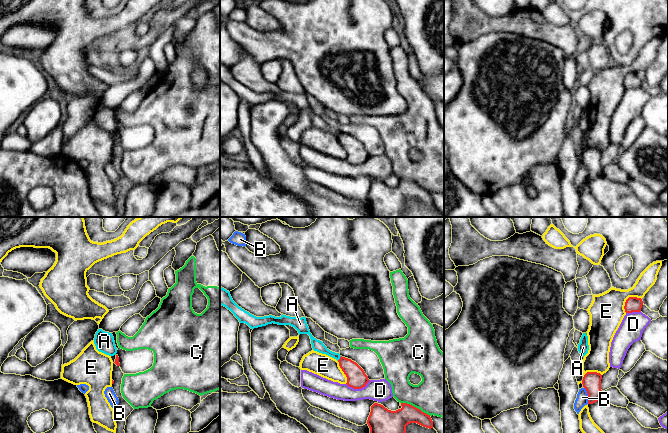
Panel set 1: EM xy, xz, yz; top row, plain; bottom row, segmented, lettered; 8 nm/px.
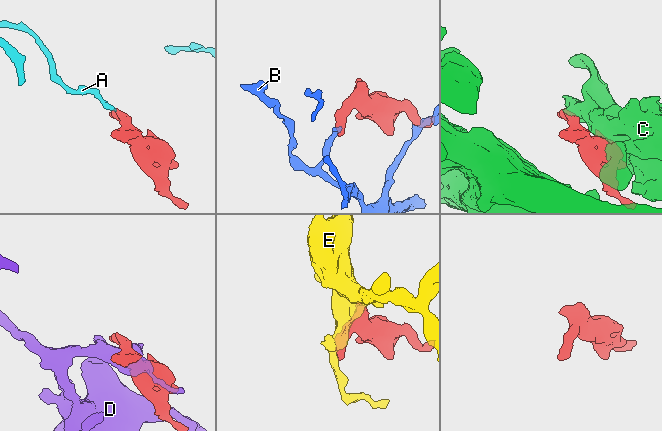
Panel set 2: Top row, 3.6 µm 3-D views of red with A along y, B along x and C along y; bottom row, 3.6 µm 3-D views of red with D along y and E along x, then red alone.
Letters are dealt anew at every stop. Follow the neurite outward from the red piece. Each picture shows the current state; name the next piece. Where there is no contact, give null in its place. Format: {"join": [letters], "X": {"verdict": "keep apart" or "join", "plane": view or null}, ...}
{"join": [], "A": {"verdict": "keep apart", "plane": "xz"}, "B": {"verdict": "keep apart", "plane": "yz"}, "C": {"verdict": "keep apart", "plane": "xz"}, "D": {"verdict": "keep apart", "plane": "xz"}, "E": {"verdict": "keep apart", "plane": "yz"}}

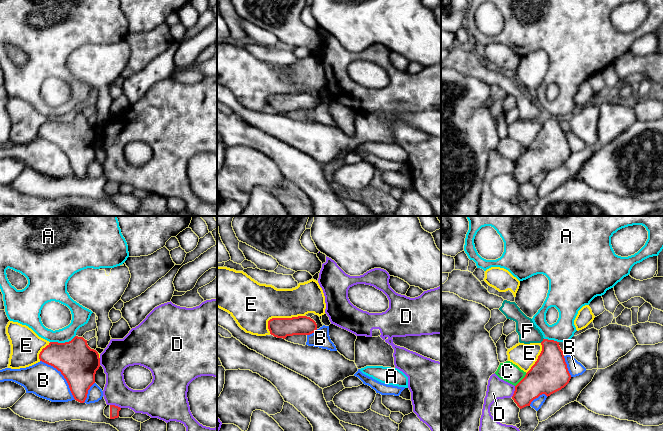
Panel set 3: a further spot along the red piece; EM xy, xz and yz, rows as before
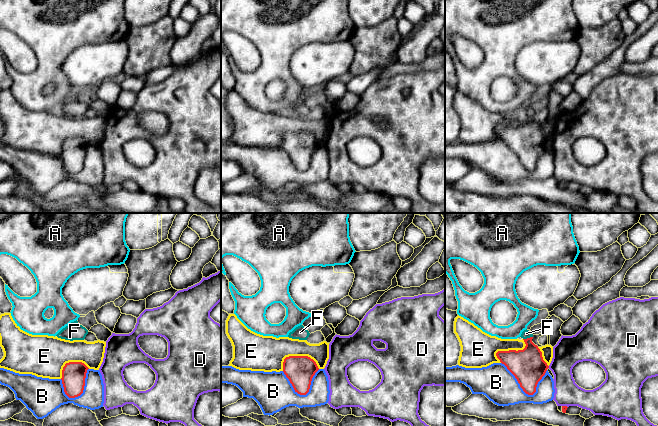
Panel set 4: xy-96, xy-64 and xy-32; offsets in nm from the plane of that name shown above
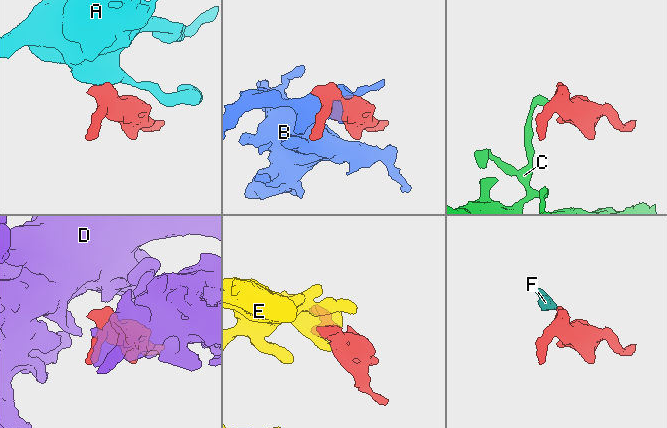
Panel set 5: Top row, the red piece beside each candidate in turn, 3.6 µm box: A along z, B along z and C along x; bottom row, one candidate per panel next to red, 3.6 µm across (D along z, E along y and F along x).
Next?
{"join": ["F"], "A": {"verdict": "keep apart", "plane": "xy"}, "B": {"verdict": "keep apart", "plane": "xy"}, "C": {"verdict": "keep apart", "plane": "yz"}, "D": {"verdict": "keep apart", "plane": "xy"}, "E": {"verdict": "keep apart", "plane": "xz"}, "F": {"verdict": "join", "plane": "yz"}}

